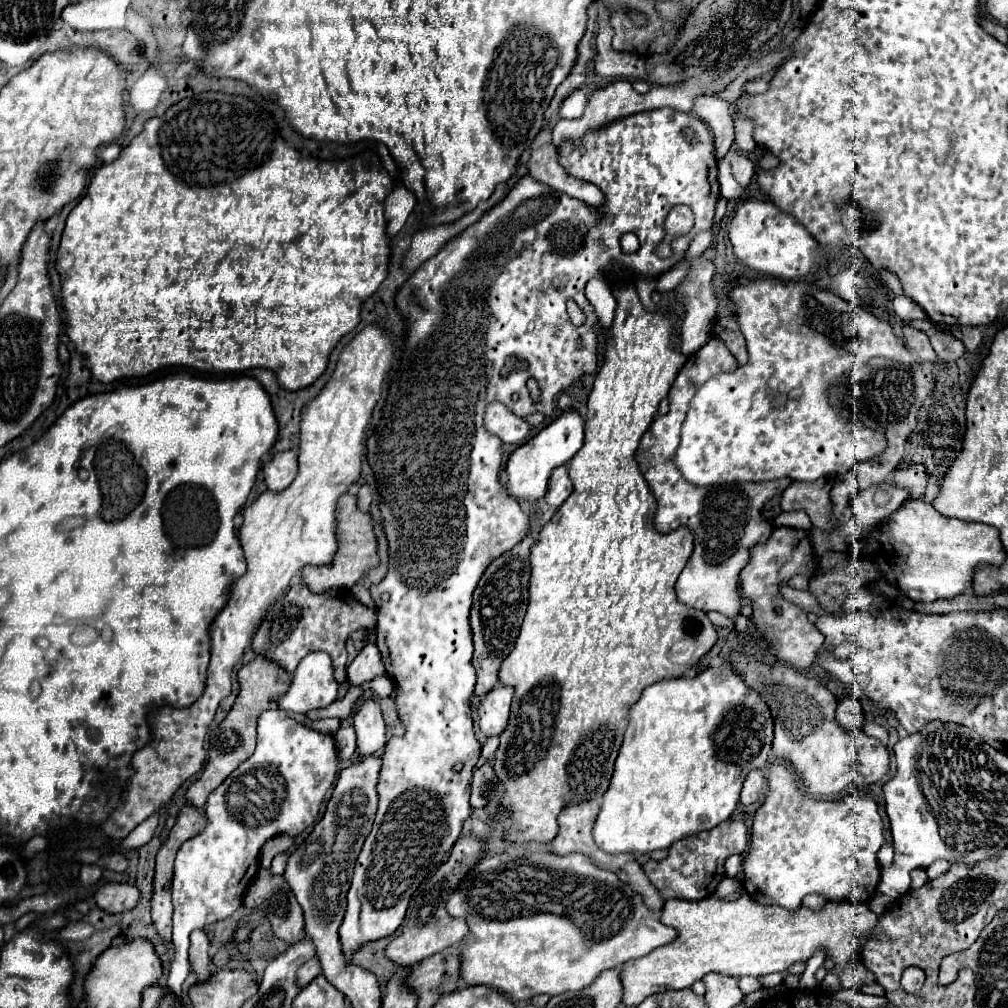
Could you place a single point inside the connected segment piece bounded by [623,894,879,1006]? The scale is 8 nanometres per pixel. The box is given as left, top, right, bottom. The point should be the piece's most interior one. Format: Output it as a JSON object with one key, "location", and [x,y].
{"location":[739,937]}

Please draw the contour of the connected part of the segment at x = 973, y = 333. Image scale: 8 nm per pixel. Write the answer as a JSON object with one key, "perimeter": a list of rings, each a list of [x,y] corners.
{"perimeter":[[[953,328],[951,334],[959,340],[963,340],[963,344],[967,346],[969,352],[975,352],[977,346],[981,344],[981,332],[979,328]]]}

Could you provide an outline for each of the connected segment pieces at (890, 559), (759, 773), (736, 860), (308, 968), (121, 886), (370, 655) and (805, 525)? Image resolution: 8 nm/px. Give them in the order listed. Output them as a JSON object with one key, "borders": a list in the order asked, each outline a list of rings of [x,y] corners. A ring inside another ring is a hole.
{"borders":[[[[907,500],[903,506],[893,512],[887,520],[882,520],[878,526],[863,540],[856,540],[851,544],[851,549],[856,557],[863,557],[874,562],[882,571],[886,580],[897,584],[911,600],[915,602],[933,602],[939,598],[953,598],[971,590],[975,568],[977,566],[995,566],[1003,564],[1007,552],[999,540],[999,532],[987,524],[977,522],[963,522],[957,518],[949,518],[939,514],[933,504],[927,500]]],[[[751,770],[743,782],[741,790],[741,804],[755,804],[761,796],[761,790],[765,786],[765,770]]],[[[733,854],[733,856],[729,856],[729,858],[725,860],[725,874],[727,874],[729,878],[737,878],[737,874],[741,872],[741,868],[743,868],[741,856]]],[[[315,956],[315,958],[307,960],[307,964],[303,964],[303,968],[299,970],[299,986],[307,986],[319,972],[321,972],[319,958]]],[[[131,880],[129,882],[105,882],[97,888],[93,898],[101,910],[119,914],[119,912],[135,908],[141,898],[141,892]]],[[[367,644],[355,656],[355,660],[347,668],[347,676],[349,676],[350,684],[353,686],[360,686],[366,681],[377,678],[377,676],[389,676],[375,644]]],[[[781,512],[775,520],[773,526],[787,526],[787,528],[797,528],[797,530],[809,530],[811,522],[805,512]]]]}

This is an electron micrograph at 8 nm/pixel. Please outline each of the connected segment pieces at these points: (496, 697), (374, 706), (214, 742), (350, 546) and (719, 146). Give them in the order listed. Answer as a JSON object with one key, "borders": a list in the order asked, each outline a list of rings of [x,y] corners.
{"borders":[[[[497,684],[491,692],[485,694],[479,702],[479,728],[485,736],[499,736],[509,720],[509,706],[513,698],[513,686]]],[[[361,698],[353,712],[353,726],[357,730],[357,746],[361,756],[369,756],[381,750],[387,742],[385,722],[379,704],[373,698]]],[[[255,656],[249,664],[245,664],[239,670],[239,684],[241,692],[227,714],[227,718],[217,726],[215,736],[211,736],[209,744],[209,760],[201,772],[201,776],[189,786],[187,790],[187,802],[195,808],[205,806],[207,796],[231,774],[231,770],[247,760],[251,752],[255,750],[255,740],[257,740],[257,718],[261,712],[269,708],[279,708],[279,698],[289,690],[291,686],[291,676],[285,668],[279,668],[277,662],[265,658],[265,656]]],[[[345,494],[337,502],[337,540],[339,540],[339,550],[331,566],[303,568],[303,580],[307,588],[315,594],[321,594],[331,588],[351,588],[363,578],[363,574],[379,566],[373,518],[369,512],[361,512],[357,508],[357,498],[353,494]]],[[[701,96],[699,100],[695,100],[695,108],[693,108],[693,114],[701,118],[715,136],[717,160],[721,160],[733,144],[733,120],[727,108],[729,102],[719,96]]]]}

